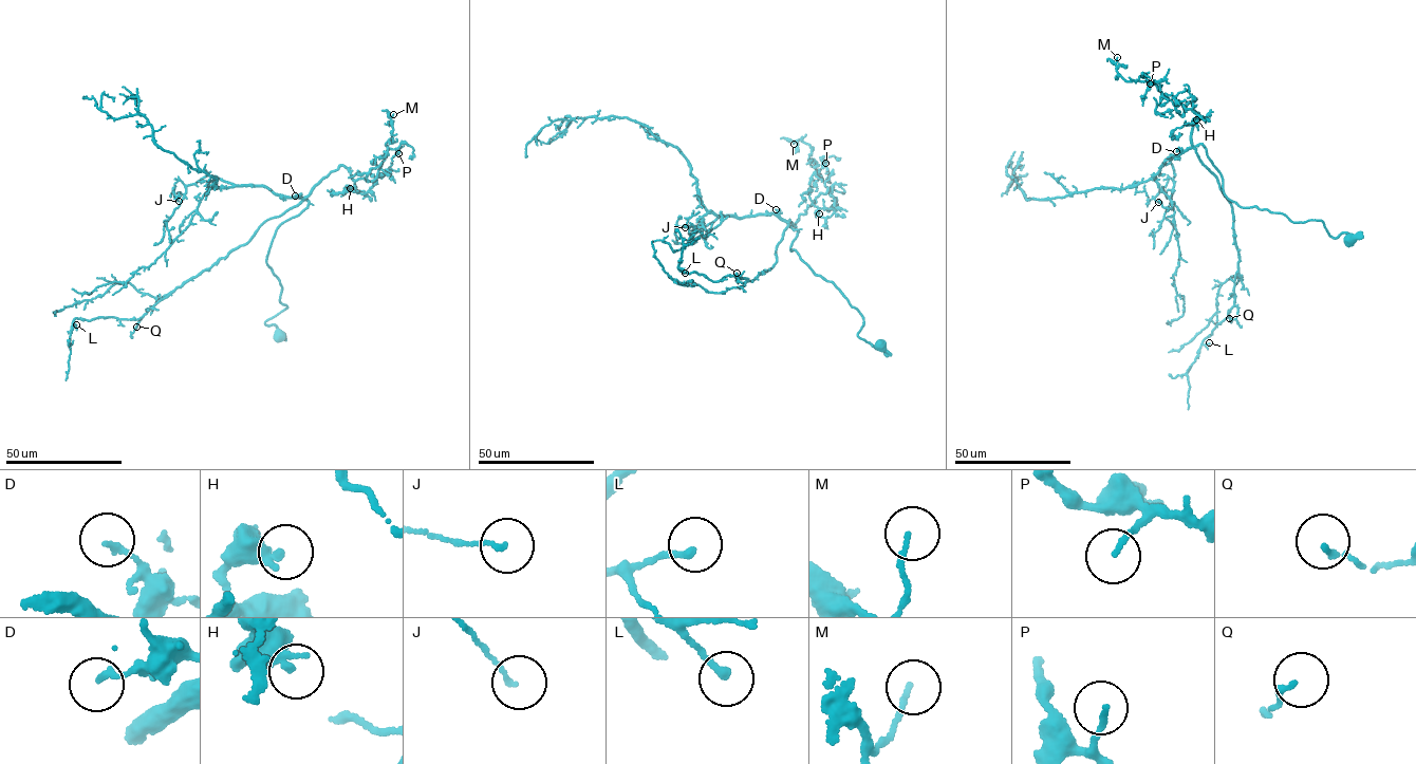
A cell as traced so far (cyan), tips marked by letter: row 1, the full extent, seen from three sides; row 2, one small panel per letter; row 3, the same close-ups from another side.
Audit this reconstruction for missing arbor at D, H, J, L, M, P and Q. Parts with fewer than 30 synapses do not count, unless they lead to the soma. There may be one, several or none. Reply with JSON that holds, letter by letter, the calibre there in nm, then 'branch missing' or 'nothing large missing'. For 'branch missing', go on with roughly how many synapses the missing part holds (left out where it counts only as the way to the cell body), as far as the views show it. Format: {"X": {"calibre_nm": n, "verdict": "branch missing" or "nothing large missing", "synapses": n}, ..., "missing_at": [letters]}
{"D": {"calibre_nm": 140, "verdict": "nothing large missing"}, "H": {"calibre_nm": 400, "verdict": "nothing large missing"}, "J": {"calibre_nm": 100, "verdict": "nothing large missing"}, "L": {"calibre_nm": 190, "verdict": "nothing large missing"}, "M": {"calibre_nm": 120, "verdict": "nothing large missing"}, "P": {"calibre_nm": 120, "verdict": "nothing large missing"}, "Q": {"calibre_nm": 130, "verdict": "nothing large missing"}, "missing_at": []}

